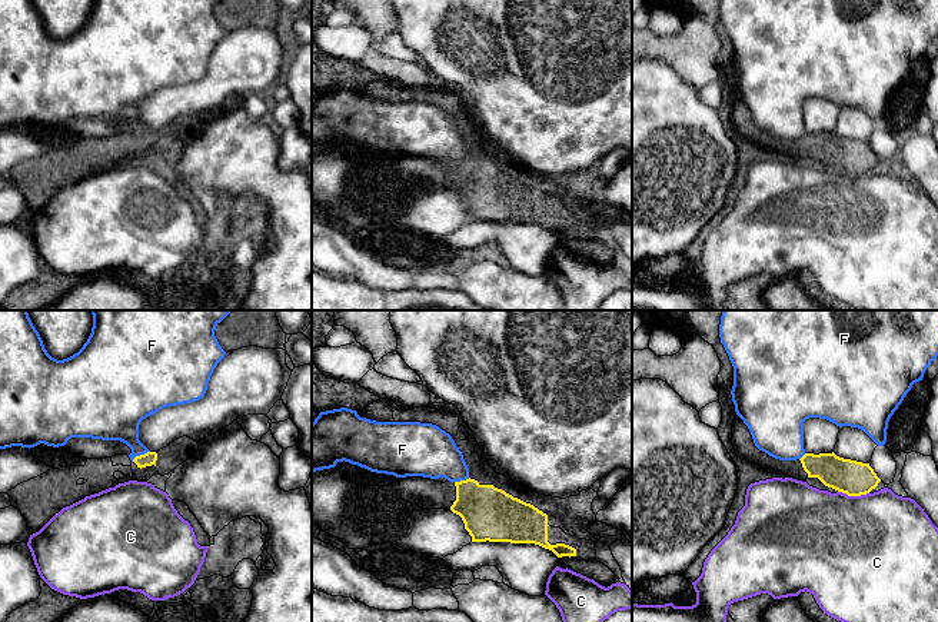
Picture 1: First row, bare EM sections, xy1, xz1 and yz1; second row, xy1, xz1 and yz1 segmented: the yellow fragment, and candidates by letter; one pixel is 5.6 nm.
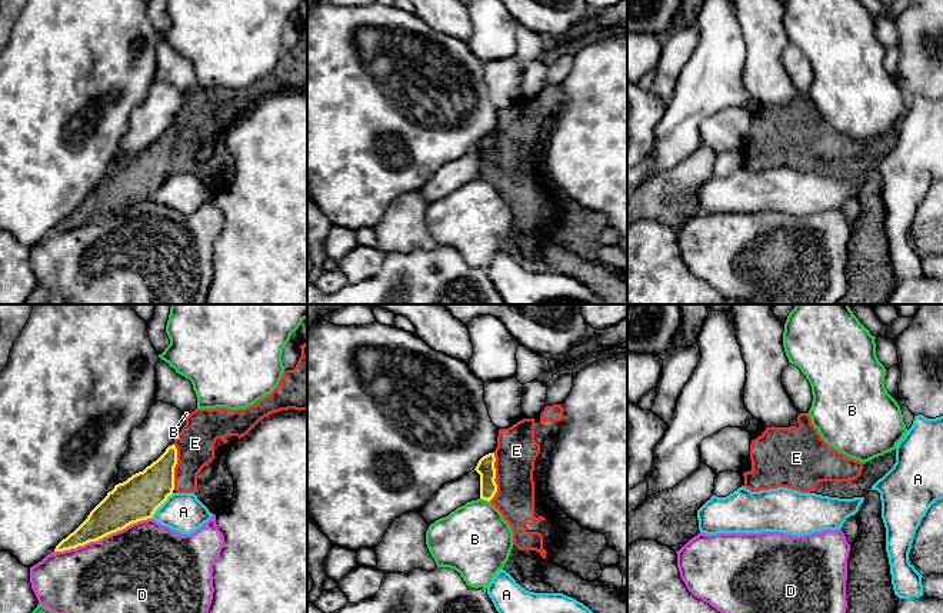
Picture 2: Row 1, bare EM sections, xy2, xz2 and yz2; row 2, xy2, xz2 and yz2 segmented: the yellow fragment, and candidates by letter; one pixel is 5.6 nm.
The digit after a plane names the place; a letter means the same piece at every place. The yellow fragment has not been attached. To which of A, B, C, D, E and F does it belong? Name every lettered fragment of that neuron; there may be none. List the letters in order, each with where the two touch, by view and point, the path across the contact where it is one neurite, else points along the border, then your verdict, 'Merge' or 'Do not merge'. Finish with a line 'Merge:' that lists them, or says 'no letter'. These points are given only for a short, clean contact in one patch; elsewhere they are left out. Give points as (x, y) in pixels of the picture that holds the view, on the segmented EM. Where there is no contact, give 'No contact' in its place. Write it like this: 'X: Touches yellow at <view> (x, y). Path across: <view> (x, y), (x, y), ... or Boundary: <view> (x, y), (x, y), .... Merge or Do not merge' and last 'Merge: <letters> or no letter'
A: Touches yellow at xy2 (162, 503). Do not merge
B: Touches yellow at xz2 (485, 499). Do not merge
C: Touches yellow at yz1 (854, 495). Boundary: yz1 (838, 491), (847, 495), (868, 494). Do not merge
D: Touches yellow at xy2 (102, 537). Do not merge
E: Touches yellow at xz2 (495, 476). Merge
F: Touches yellow at xy1 (140, 455). Boundary: xy1 (149, 451), (132, 461). Do not merge
Merge: E

